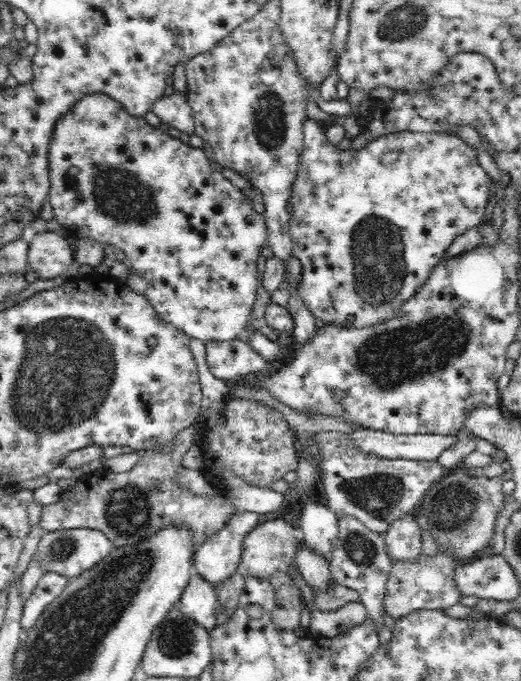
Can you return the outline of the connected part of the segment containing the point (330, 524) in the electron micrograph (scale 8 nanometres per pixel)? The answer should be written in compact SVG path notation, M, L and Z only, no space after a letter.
M313 495L304 502L302 516L299 518L300 528L304 531L304 539L310 549L330 560L334 548L334 540L339 534L338 515L323 506Z

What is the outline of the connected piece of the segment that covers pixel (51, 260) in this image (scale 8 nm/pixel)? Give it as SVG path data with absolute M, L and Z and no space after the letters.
M58 231L36 233L29 244L27 262L40 279L60 276L74 262L74 250L68 243L68 235Z

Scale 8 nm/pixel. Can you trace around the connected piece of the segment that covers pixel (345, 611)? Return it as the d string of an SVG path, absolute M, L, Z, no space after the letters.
M360 601L350 602L336 611L312 609L308 632L312 635L328 636L332 639L342 636L352 626L362 624L367 618L367 609Z

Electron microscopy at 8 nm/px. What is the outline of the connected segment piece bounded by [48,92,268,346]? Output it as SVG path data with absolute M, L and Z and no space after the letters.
M96 92L82 96L69 112L58 120L48 148L48 170L50 179L49 201L53 208L54 218L64 226L69 234L80 238L92 238L99 243L108 243L124 251L130 268L136 271L147 284L145 296L155 308L155 311L166 322L184 331L190 338L207 342L234 341L238 335L245 334L246 325L252 315L252 304L256 300L257 258L266 242L266 223L264 215L252 207L251 200L238 187L222 175L222 169L217 167L207 153L188 145L162 132L159 127L153 128L145 118L132 116L111 96Z

